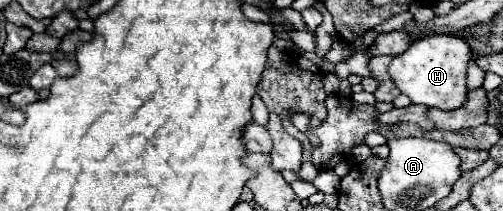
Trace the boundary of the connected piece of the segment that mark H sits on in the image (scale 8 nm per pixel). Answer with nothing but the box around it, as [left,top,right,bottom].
[387,34,471,110]

